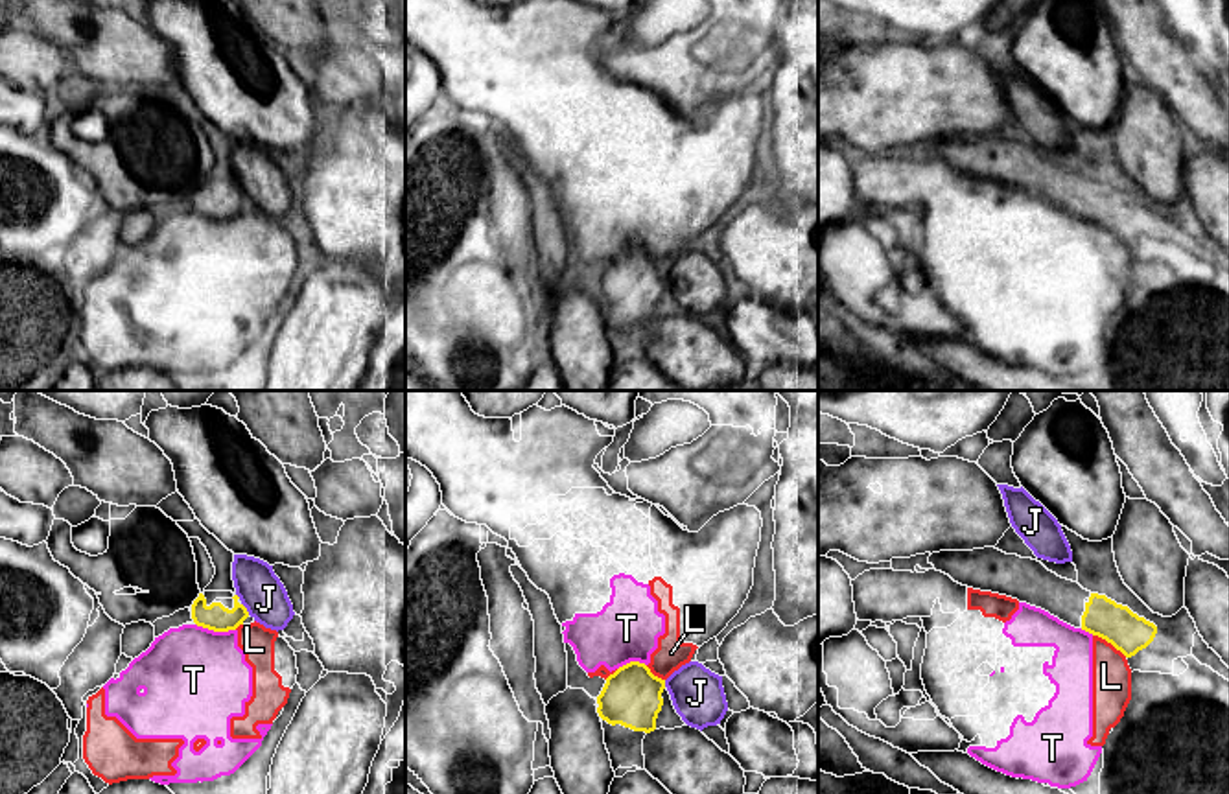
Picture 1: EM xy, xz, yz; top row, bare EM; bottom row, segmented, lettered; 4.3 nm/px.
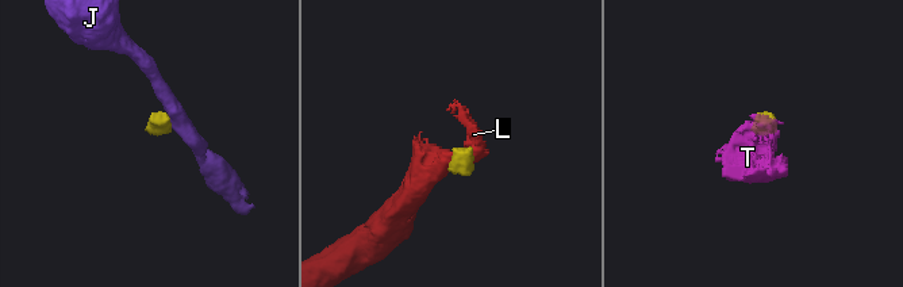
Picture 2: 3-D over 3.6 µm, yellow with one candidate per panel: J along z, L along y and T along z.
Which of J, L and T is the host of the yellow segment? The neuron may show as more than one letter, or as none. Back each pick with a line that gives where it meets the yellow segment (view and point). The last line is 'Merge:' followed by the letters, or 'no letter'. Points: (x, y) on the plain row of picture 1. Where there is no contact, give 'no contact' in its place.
Merge: no letter

